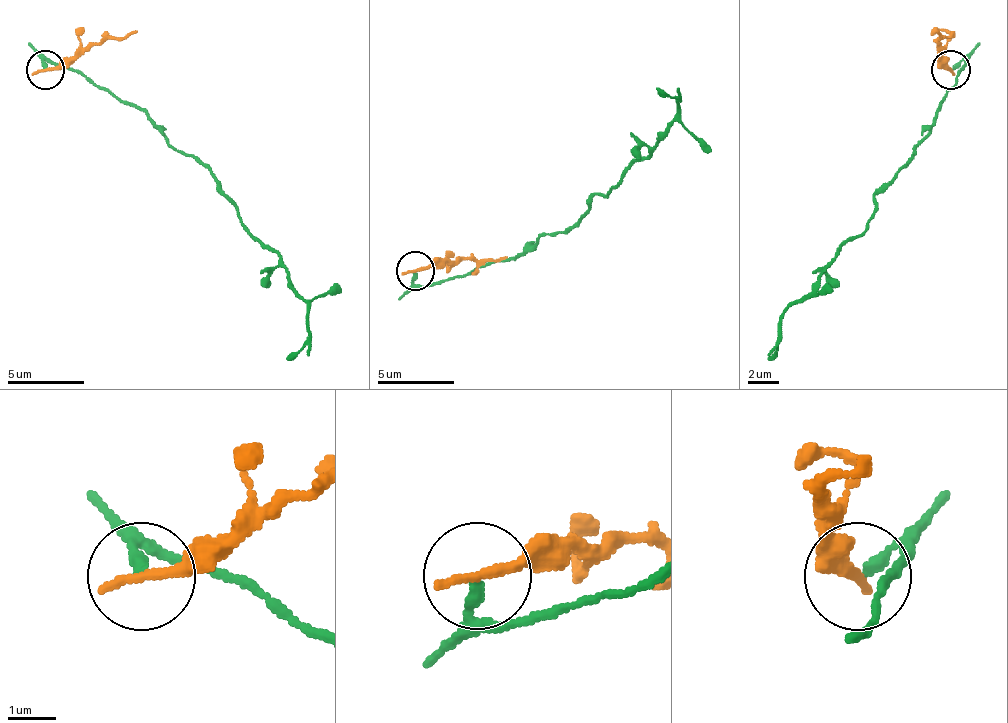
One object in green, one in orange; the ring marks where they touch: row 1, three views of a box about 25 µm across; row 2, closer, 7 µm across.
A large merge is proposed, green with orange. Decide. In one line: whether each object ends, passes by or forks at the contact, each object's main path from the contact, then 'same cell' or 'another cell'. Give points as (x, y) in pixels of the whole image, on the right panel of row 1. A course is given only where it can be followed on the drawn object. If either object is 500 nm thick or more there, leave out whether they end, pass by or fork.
green ends there; orange ends there; green runs (951, 70), (967, 63), (913, 155), (874, 197), (867, 228), (790, 305), (782, 340), (767, 359); orange runs (951, 70), (936, 32); another cell

